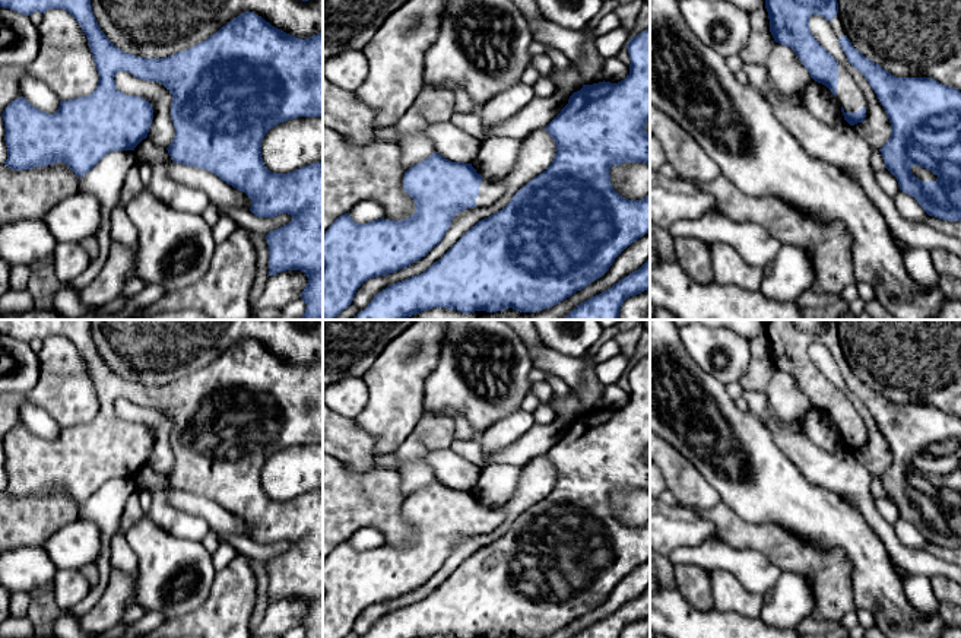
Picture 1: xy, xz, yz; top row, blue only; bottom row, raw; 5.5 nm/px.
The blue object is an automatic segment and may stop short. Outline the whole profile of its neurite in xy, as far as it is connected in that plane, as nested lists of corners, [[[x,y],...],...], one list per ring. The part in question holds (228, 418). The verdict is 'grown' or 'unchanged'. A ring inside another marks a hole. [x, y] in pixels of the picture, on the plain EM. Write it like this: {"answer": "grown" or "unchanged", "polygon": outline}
{"answer": "unchanged", "polygon": [[[0,320],[0,334],[10,336],[26,343],[32,342],[34,339],[45,340],[48,336],[63,336],[69,339],[80,352],[83,361],[88,365],[88,371],[92,378],[93,388],[99,403],[98,413],[91,422],[69,426],[69,428],[60,428],[60,434],[54,441],[48,441],[35,435],[23,423],[12,428],[1,441],[1,445],[4,448],[4,456],[6,456],[6,461],[4,461],[4,467],[7,473],[7,486],[4,489],[6,493],[15,498],[22,498],[22,496],[32,496],[37,493],[48,493],[51,491],[64,489],[80,505],[85,501],[88,501],[110,479],[134,477],[134,474],[143,466],[148,464],[153,447],[153,435],[149,428],[140,423],[126,422],[120,419],[115,413],[114,404],[118,399],[129,399],[137,406],[143,406],[149,409],[161,409],[172,422],[171,445],[174,450],[175,463],[172,470],[166,474],[171,486],[177,491],[206,496],[218,502],[222,508],[232,512],[234,515],[245,520],[251,526],[250,539],[259,545],[275,545],[280,540],[291,542],[292,547],[289,550],[277,556],[273,556],[266,562],[267,572],[269,572],[269,603],[286,597],[304,599],[308,604],[308,610],[304,615],[301,622],[301,626],[307,631],[305,638],[323,638],[323,489],[310,491],[307,493],[302,493],[288,501],[276,501],[269,498],[264,493],[261,485],[261,469],[270,456],[296,444],[323,444],[323,359],[313,362],[311,365],[301,366],[272,353],[269,349],[266,349],[261,343],[256,342],[254,339],[244,339],[240,343],[234,345],[231,349],[228,349],[225,353],[222,353],[216,361],[210,362],[206,368],[202,368],[200,371],[185,378],[180,378],[175,380],[174,383],[164,384],[164,385],[146,385],[146,384],[136,384],[133,381],[124,380],[105,364],[98,349],[95,347],[92,333],[91,333],[91,320]]]}

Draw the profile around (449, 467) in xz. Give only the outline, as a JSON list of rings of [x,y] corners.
[[[451,448],[429,450],[425,457],[437,480],[451,489],[472,491],[483,466],[464,460]]]

